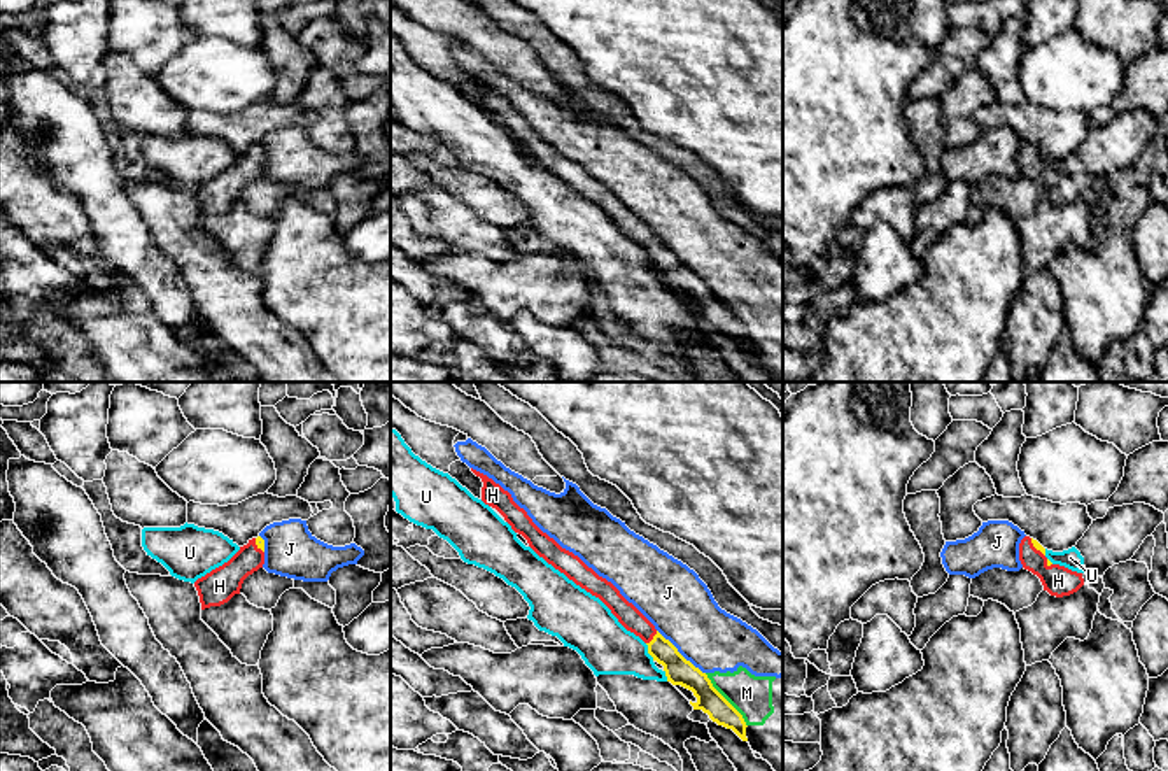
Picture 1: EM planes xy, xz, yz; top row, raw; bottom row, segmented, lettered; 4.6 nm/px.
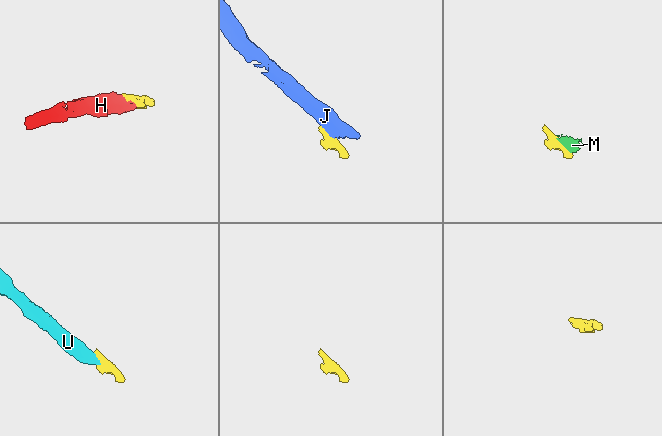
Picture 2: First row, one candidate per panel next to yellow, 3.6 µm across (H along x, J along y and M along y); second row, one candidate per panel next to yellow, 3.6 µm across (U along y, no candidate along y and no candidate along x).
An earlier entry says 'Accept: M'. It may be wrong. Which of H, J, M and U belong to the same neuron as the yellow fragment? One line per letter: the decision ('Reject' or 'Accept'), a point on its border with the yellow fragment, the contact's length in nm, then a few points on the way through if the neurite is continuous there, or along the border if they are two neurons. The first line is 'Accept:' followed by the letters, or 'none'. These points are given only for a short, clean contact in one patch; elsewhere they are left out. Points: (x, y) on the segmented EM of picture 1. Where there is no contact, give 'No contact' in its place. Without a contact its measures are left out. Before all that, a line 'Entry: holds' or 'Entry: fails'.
Entry: fails
Accept: H
H: Accept. Touches yellow at xz (654, 638). Shared border 80 nm. Path across: xz (680, 671), (654, 638), (627, 614)
J: Reject. Touches yellow at xz (680, 654). Shared border 300 nm. Boundary: xz (657, 629), (704, 673)
M: Reject. Touches yellow at xz (725, 700). Shared border 320 nm. Boundary: xz (704, 673), (746, 726)
U: Reject. Touches yellow at xz (648, 652). Shared border 90 nm. Boundary: xz (645, 643), (654, 659)

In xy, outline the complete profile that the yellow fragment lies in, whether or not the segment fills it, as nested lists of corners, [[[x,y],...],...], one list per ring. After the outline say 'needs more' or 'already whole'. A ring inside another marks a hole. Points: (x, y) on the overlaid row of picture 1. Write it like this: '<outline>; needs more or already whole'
[[[257,536],[249,540],[247,545],[240,547],[240,550],[228,562],[194,582],[201,610],[221,606],[235,594],[240,594],[243,580],[263,568],[263,564],[264,540]]]; needs more

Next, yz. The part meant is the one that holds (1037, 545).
[[[1024,536],[1019,543],[1019,561],[1024,569],[1040,578],[1044,591],[1047,591],[1051,596],[1070,596],[1084,585],[1082,573],[1052,564],[1045,557],[1045,548],[1030,536]]]; needs more

